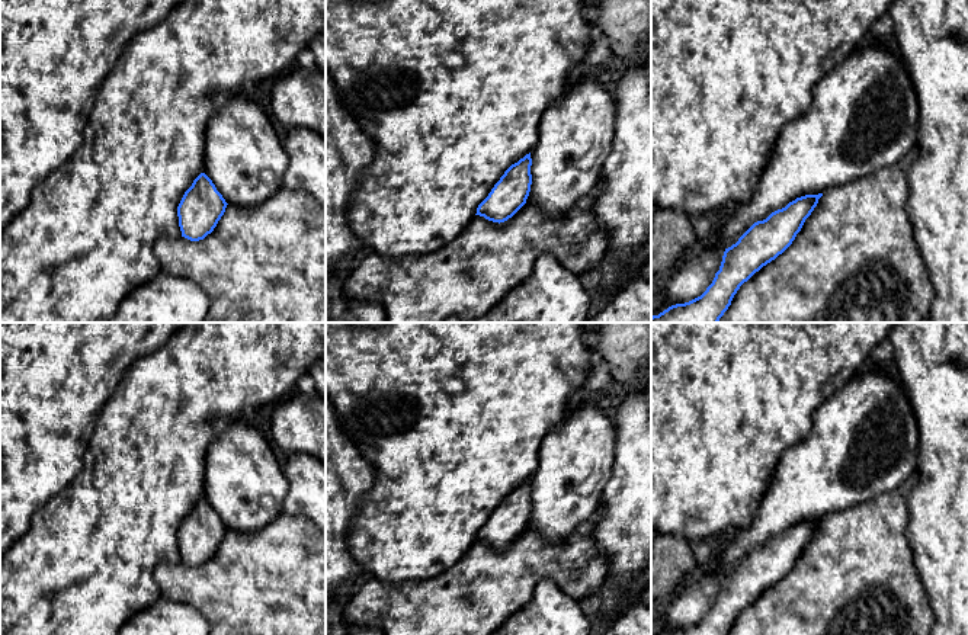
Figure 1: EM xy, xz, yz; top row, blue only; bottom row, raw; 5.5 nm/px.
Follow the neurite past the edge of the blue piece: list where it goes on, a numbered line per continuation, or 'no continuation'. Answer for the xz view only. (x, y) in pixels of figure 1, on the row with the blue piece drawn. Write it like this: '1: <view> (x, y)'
no continuation

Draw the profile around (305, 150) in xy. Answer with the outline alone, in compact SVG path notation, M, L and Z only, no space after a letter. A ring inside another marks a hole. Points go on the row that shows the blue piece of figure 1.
M295 128L289 129L282 144L288 157L282 186L305 192L326 206L326 138Z

